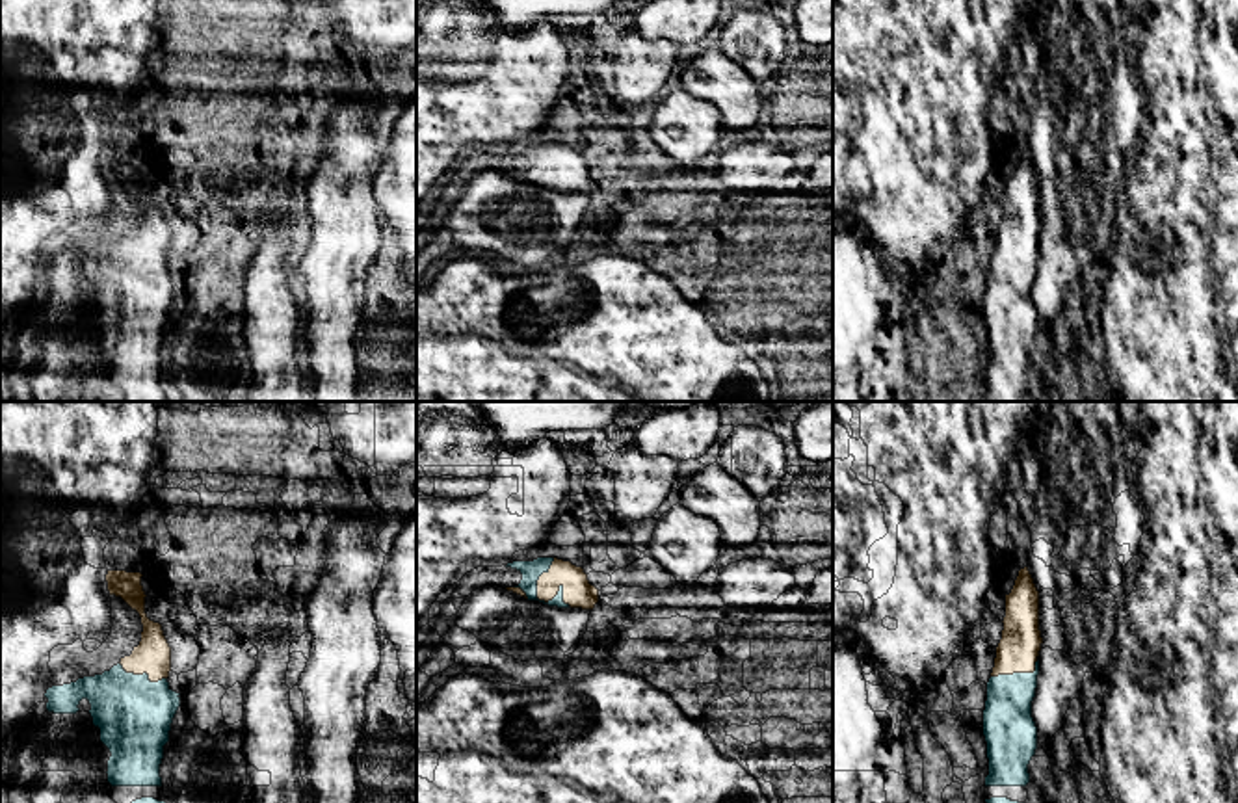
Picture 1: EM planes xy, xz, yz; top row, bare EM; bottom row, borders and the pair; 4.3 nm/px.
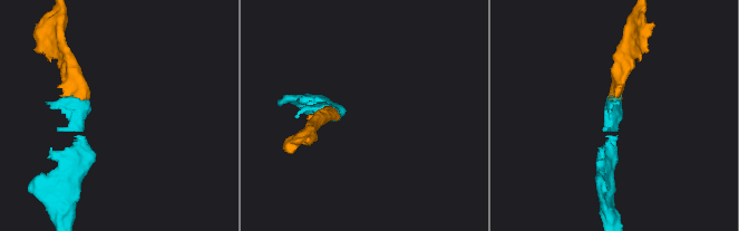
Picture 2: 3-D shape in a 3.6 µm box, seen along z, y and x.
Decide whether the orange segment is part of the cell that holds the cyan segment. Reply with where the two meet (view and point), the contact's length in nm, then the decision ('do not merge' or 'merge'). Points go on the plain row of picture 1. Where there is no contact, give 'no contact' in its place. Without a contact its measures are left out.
xz (536, 181) | 220 nm | merge

